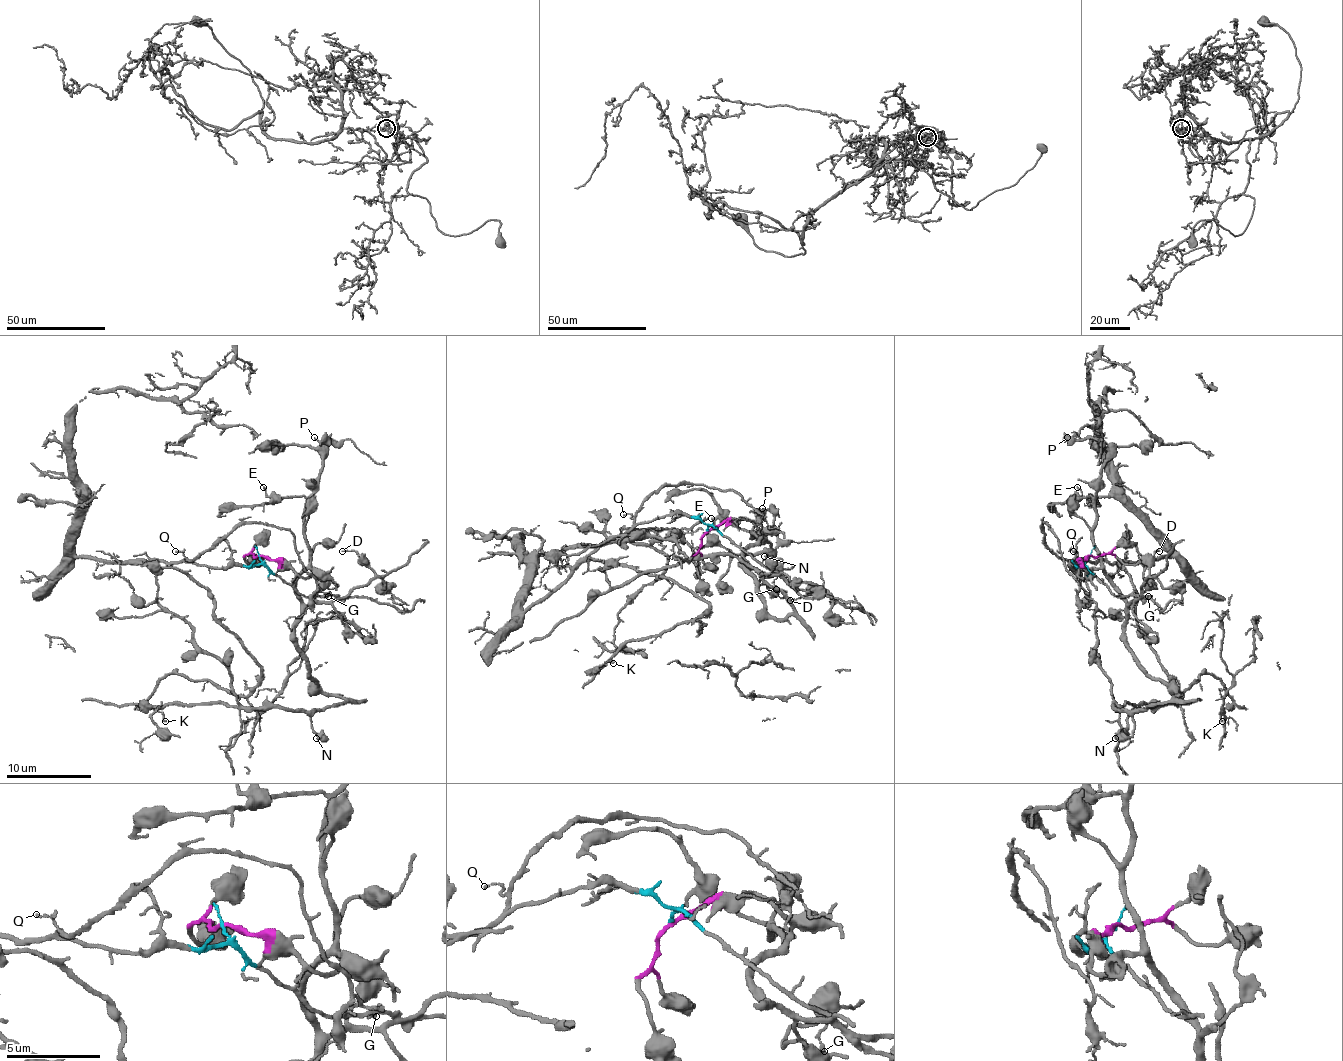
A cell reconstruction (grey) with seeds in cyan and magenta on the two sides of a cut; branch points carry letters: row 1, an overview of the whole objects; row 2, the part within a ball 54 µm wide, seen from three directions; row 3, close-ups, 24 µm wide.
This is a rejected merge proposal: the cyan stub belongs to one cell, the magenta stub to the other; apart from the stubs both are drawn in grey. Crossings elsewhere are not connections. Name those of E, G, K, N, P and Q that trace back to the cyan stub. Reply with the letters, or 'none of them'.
G, K, Q

